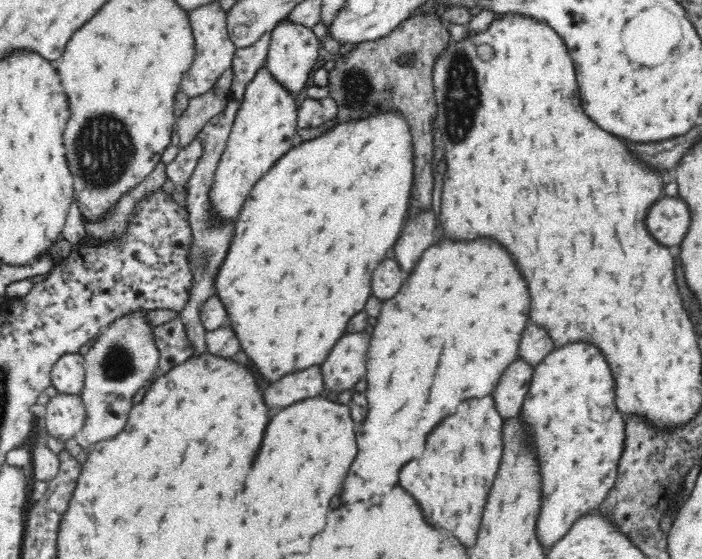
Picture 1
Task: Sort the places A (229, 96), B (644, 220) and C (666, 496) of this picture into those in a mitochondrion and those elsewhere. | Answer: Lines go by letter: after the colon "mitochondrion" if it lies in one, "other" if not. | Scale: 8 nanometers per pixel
A: other
B: other
C: other

